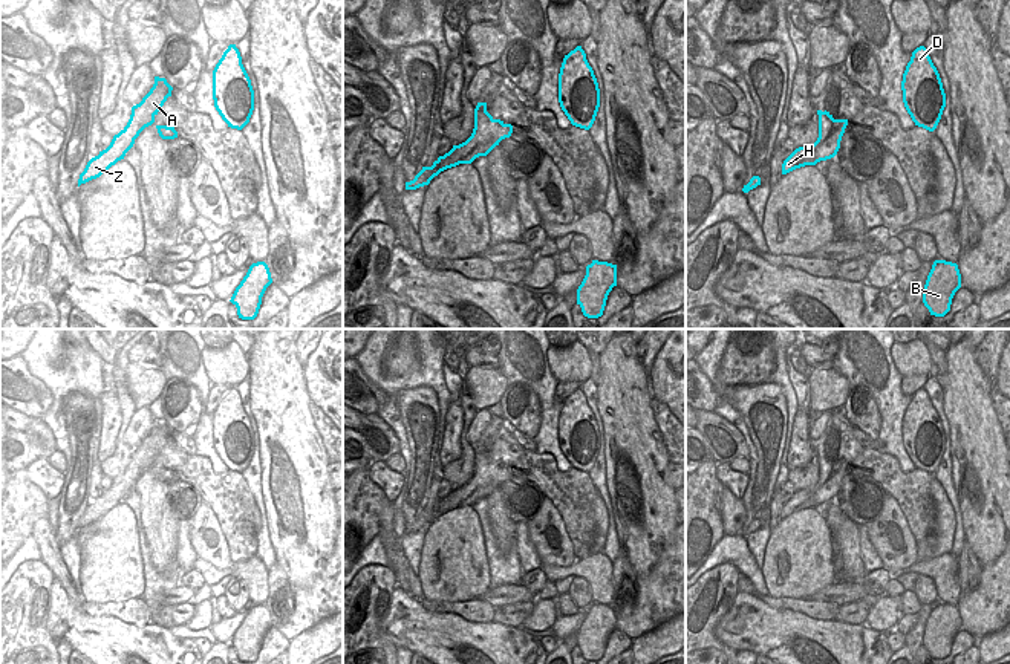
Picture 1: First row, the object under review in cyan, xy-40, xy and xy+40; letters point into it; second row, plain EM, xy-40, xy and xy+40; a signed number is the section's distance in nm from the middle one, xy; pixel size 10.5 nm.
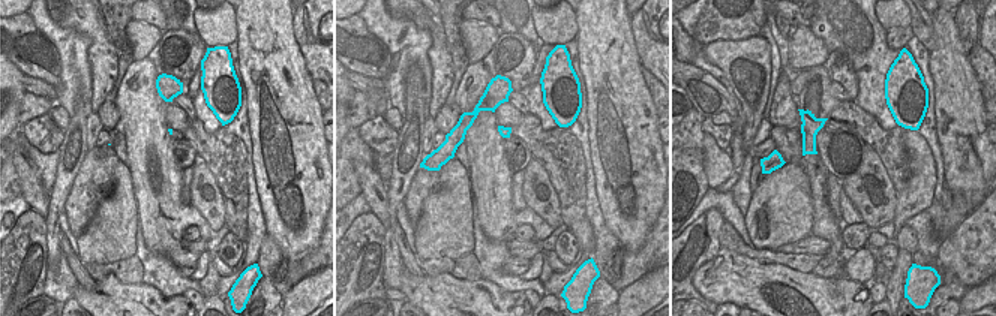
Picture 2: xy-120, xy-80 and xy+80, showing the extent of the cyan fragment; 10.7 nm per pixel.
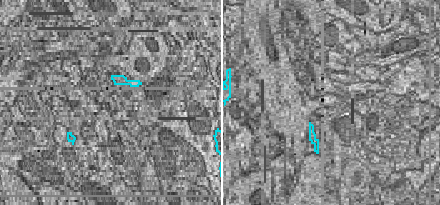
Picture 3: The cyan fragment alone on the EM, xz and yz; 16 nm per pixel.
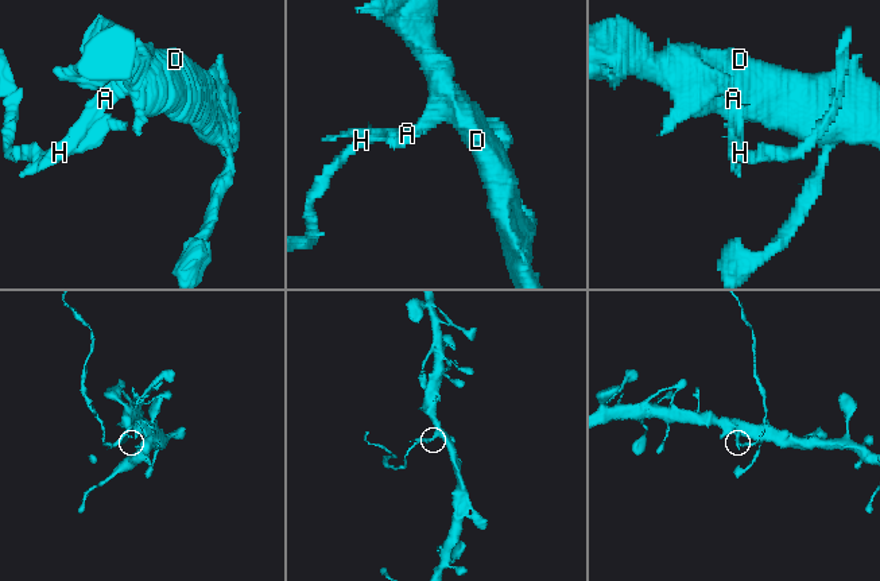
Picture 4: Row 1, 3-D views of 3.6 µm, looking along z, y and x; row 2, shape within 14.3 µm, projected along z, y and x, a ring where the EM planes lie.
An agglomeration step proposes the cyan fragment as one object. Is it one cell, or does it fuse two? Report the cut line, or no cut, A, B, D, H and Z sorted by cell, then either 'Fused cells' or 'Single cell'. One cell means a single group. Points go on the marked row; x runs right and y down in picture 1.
Split along xy (504, 124), (490, 139), (478, 144), (449, 167). Groups: A B D Z / H. Fused cells

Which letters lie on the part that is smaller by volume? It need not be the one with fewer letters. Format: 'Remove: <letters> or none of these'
Remove: H

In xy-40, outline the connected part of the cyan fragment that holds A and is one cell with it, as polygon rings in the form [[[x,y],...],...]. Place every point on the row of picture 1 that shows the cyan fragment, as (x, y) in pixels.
[[[155,76],[155,84],[142,101],[132,107],[132,115],[127,125],[113,136],[110,145],[92,158],[84,171],[80,174],[78,187],[92,179],[99,177],[118,161],[124,159],[125,153],[133,147],[139,133],[155,122],[155,116],[164,106],[168,96],[171,96],[173,87],[165,78]]]

